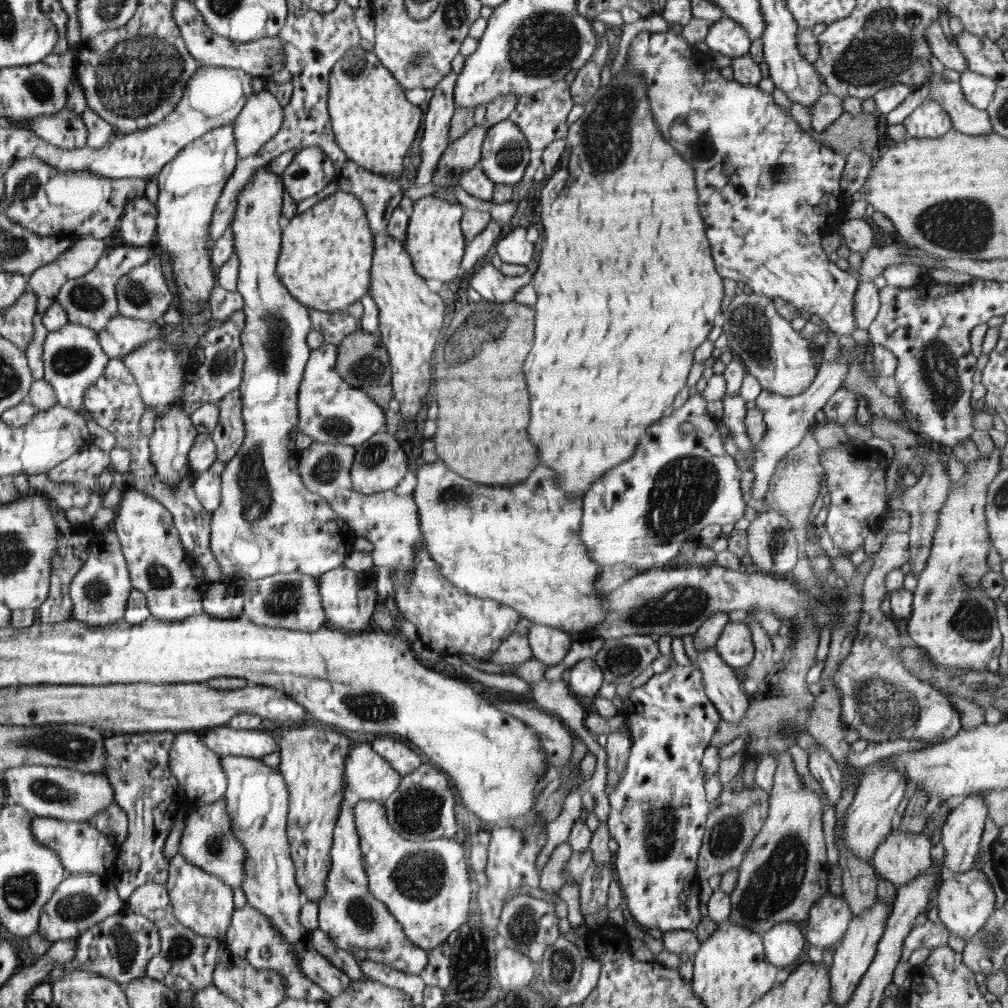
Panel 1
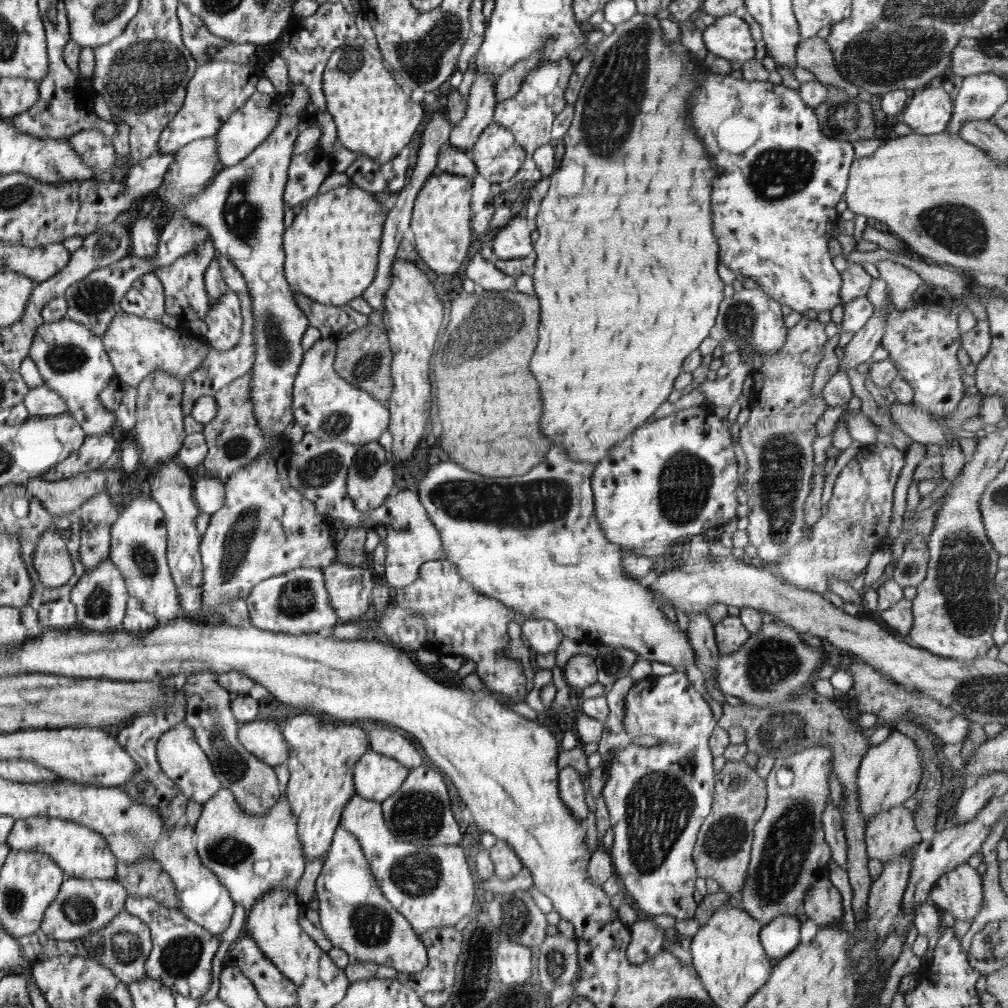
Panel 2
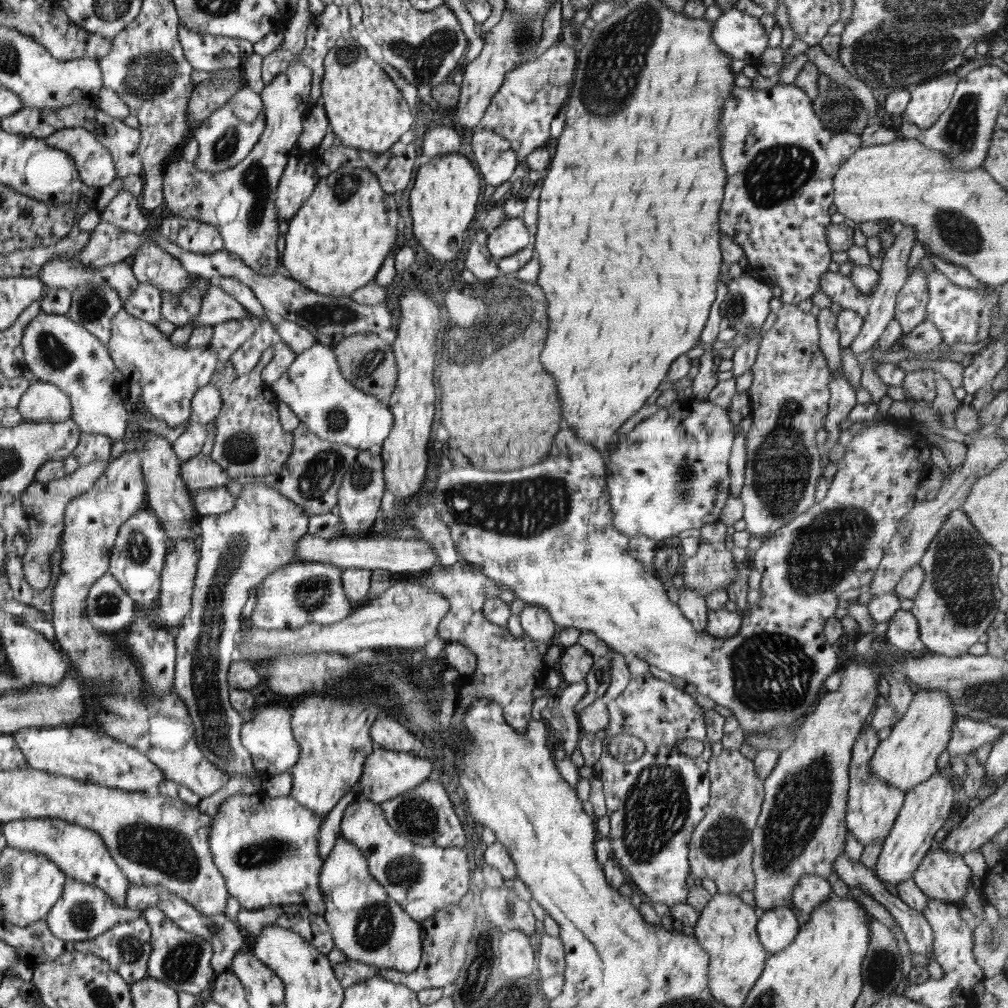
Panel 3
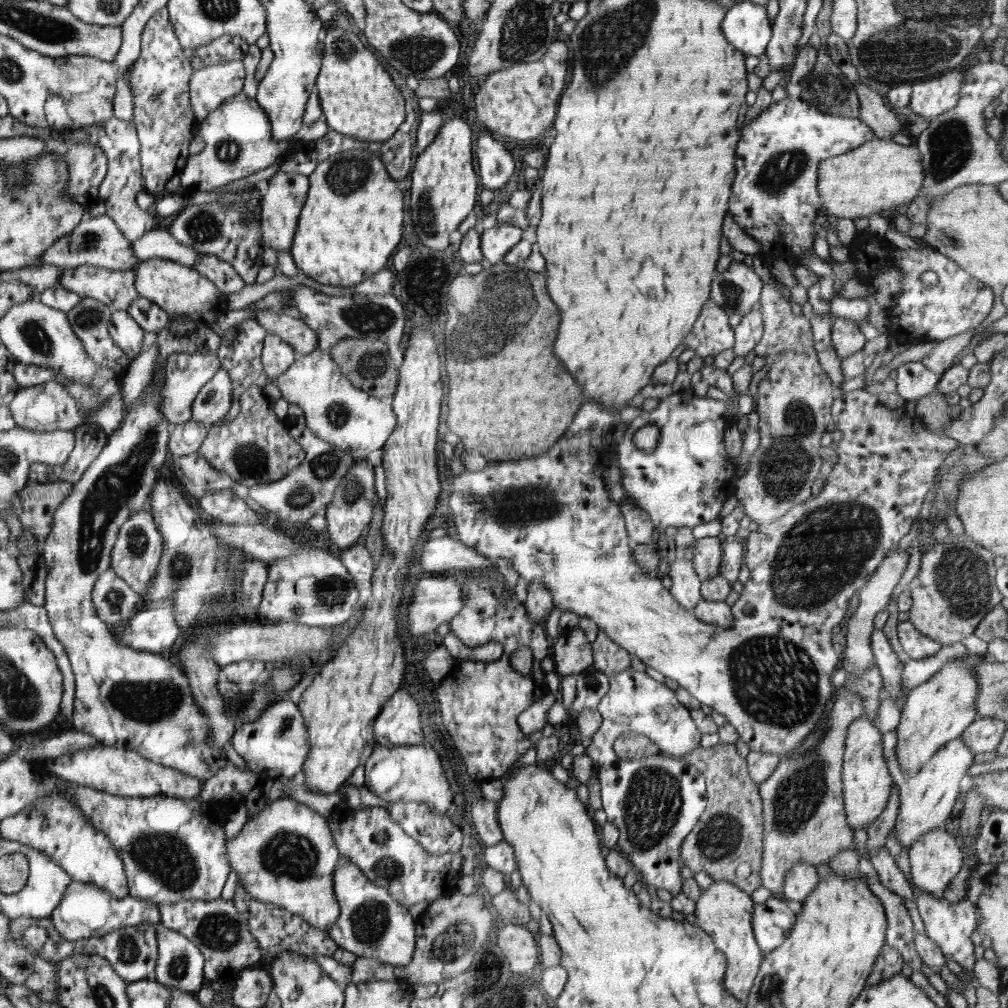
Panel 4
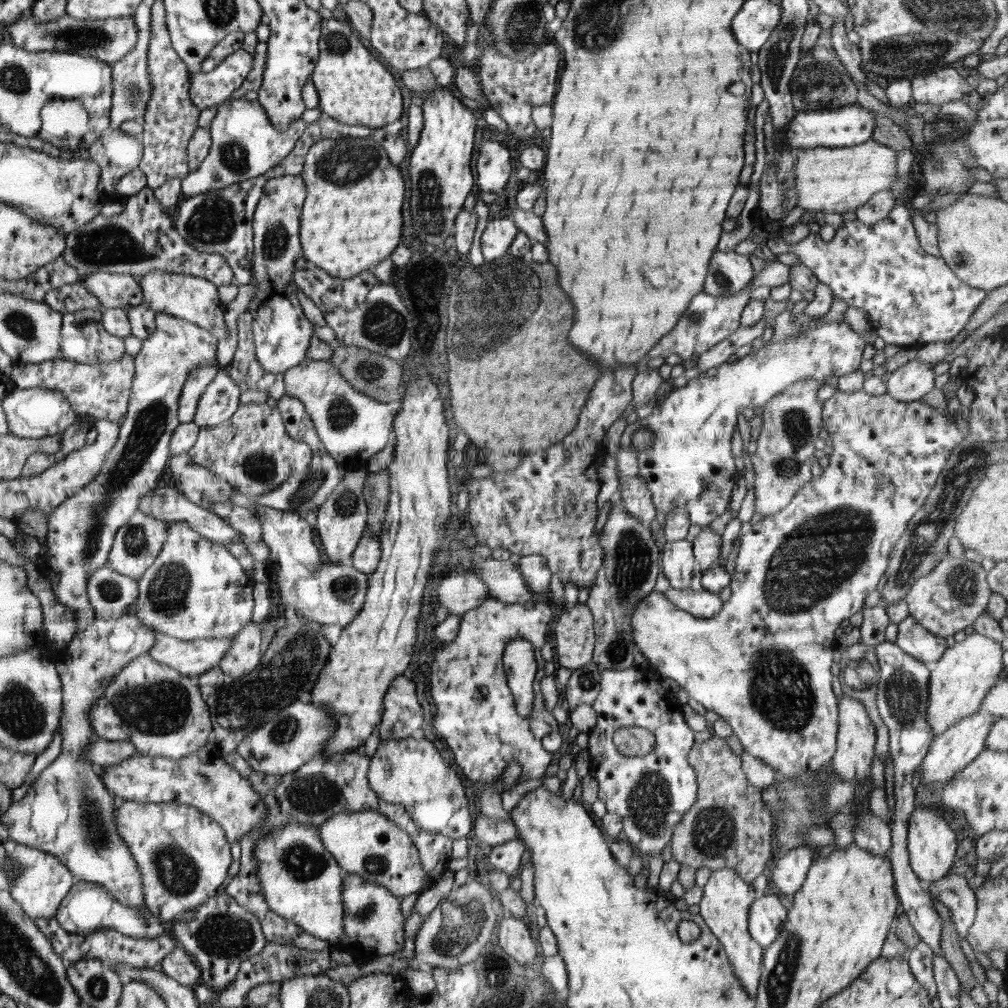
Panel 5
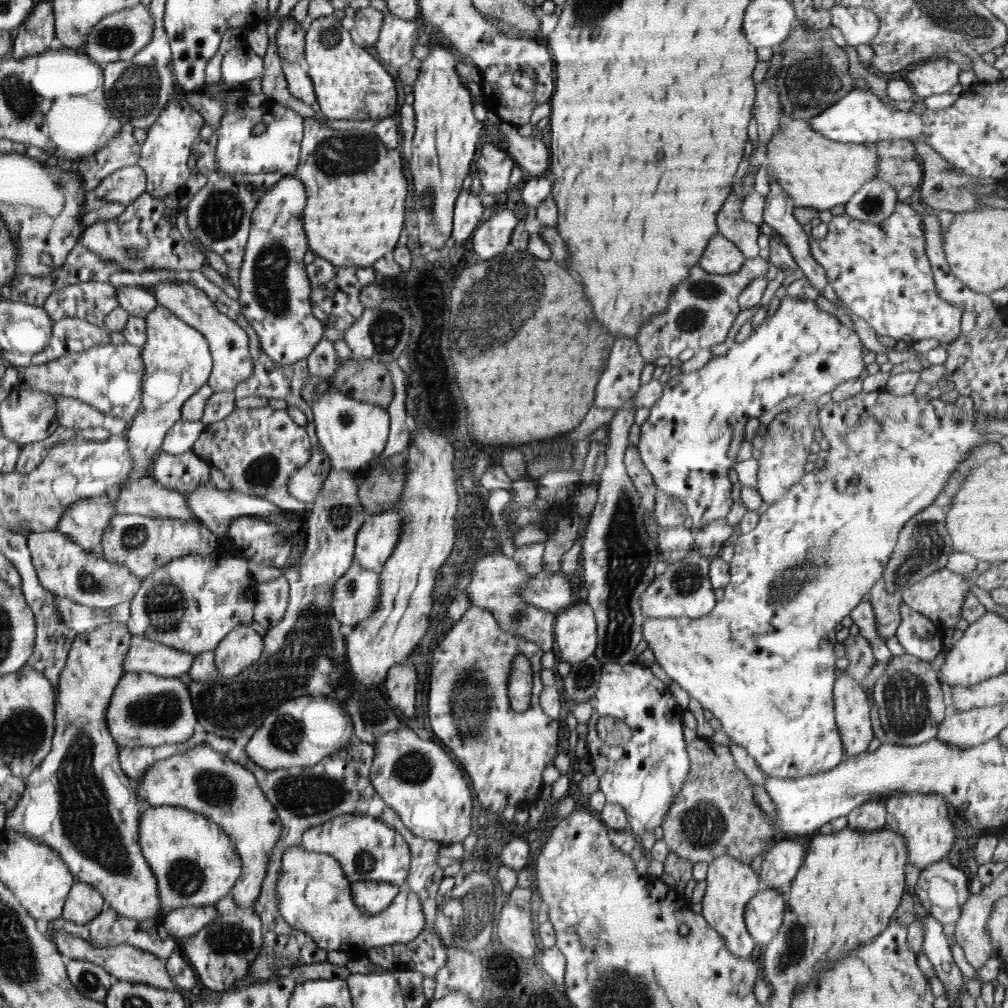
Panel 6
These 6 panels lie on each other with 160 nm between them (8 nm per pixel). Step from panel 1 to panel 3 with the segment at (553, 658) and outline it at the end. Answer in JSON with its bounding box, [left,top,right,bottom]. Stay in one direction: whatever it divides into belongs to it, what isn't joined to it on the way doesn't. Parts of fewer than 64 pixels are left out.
[519,604,558,645]

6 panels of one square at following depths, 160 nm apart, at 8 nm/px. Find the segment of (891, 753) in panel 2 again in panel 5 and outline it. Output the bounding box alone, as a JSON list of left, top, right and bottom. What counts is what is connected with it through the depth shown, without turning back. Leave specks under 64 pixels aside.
[926,630,1004,736]

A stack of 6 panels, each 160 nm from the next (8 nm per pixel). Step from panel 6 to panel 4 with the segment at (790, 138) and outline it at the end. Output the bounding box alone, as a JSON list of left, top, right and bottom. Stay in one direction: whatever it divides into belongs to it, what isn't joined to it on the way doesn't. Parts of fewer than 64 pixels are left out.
[817,138,923,221]

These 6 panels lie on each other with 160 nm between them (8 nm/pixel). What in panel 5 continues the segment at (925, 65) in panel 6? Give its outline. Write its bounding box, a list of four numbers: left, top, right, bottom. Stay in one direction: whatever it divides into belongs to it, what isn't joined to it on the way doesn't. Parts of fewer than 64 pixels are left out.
[911,66,970,106]

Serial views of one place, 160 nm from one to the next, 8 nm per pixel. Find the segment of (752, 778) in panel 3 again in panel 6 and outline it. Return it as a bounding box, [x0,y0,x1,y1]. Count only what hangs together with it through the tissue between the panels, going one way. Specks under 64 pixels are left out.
[658,739,780,865]

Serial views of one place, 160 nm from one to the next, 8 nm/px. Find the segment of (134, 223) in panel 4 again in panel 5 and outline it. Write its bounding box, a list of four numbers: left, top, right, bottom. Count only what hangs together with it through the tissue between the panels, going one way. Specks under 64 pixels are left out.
[86,128,143,212]

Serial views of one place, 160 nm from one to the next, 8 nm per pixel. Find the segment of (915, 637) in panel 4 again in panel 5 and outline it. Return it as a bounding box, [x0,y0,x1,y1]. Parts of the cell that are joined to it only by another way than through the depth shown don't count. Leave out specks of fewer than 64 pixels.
[896,615,948,663]

